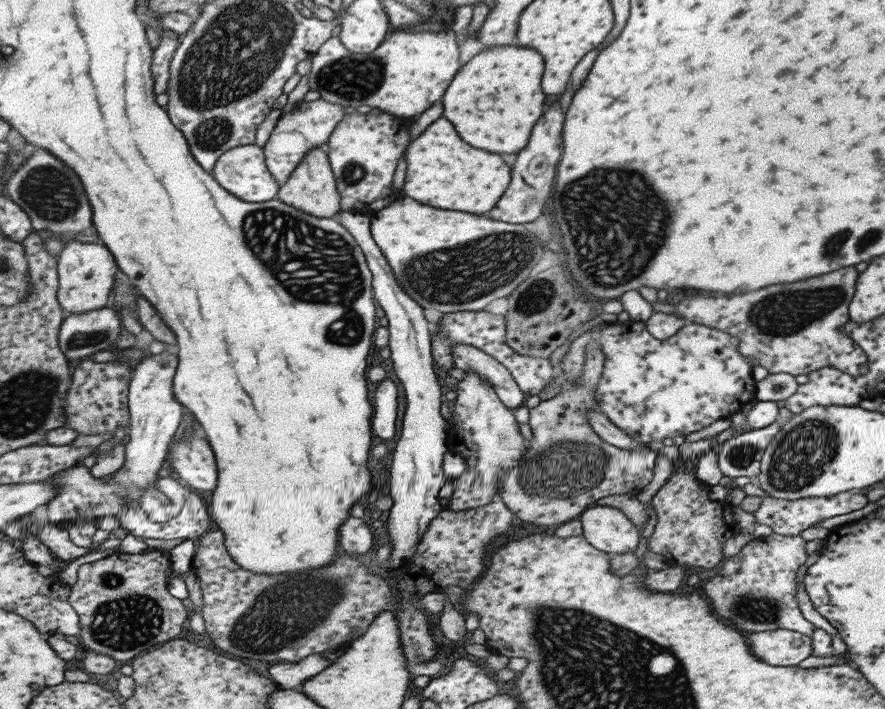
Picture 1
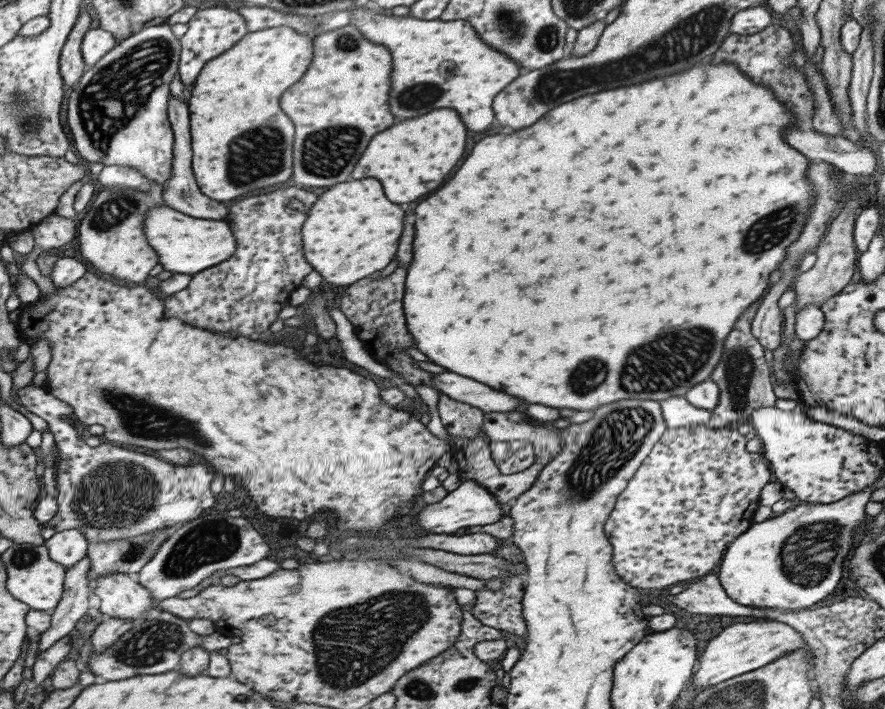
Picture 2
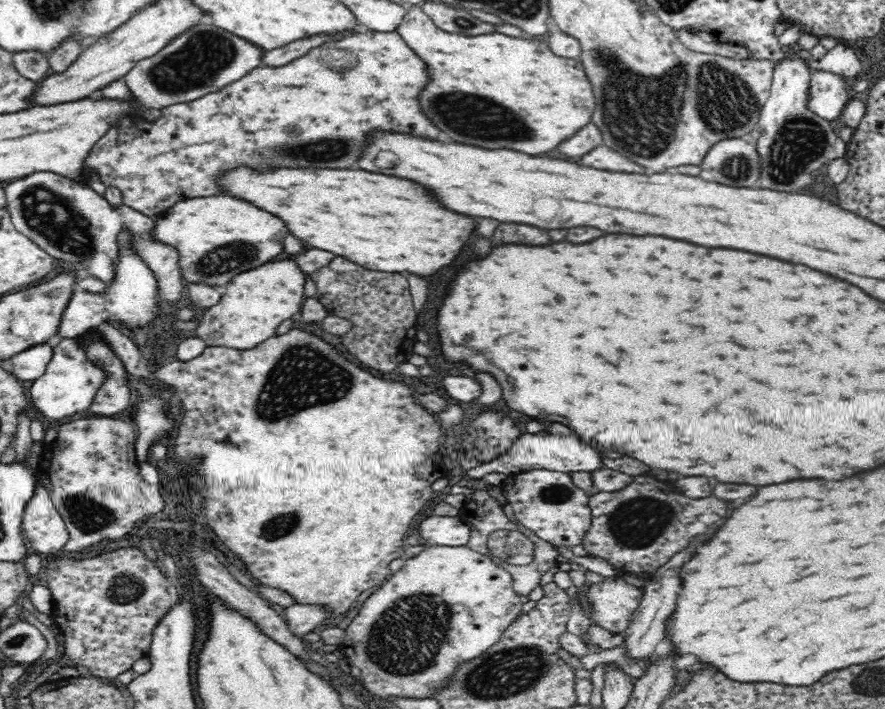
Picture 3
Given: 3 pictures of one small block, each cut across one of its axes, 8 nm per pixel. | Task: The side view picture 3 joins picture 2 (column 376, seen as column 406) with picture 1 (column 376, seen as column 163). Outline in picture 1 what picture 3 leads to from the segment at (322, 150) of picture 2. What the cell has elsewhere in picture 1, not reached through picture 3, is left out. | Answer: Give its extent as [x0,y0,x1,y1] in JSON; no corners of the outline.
[324,108,413,214]

